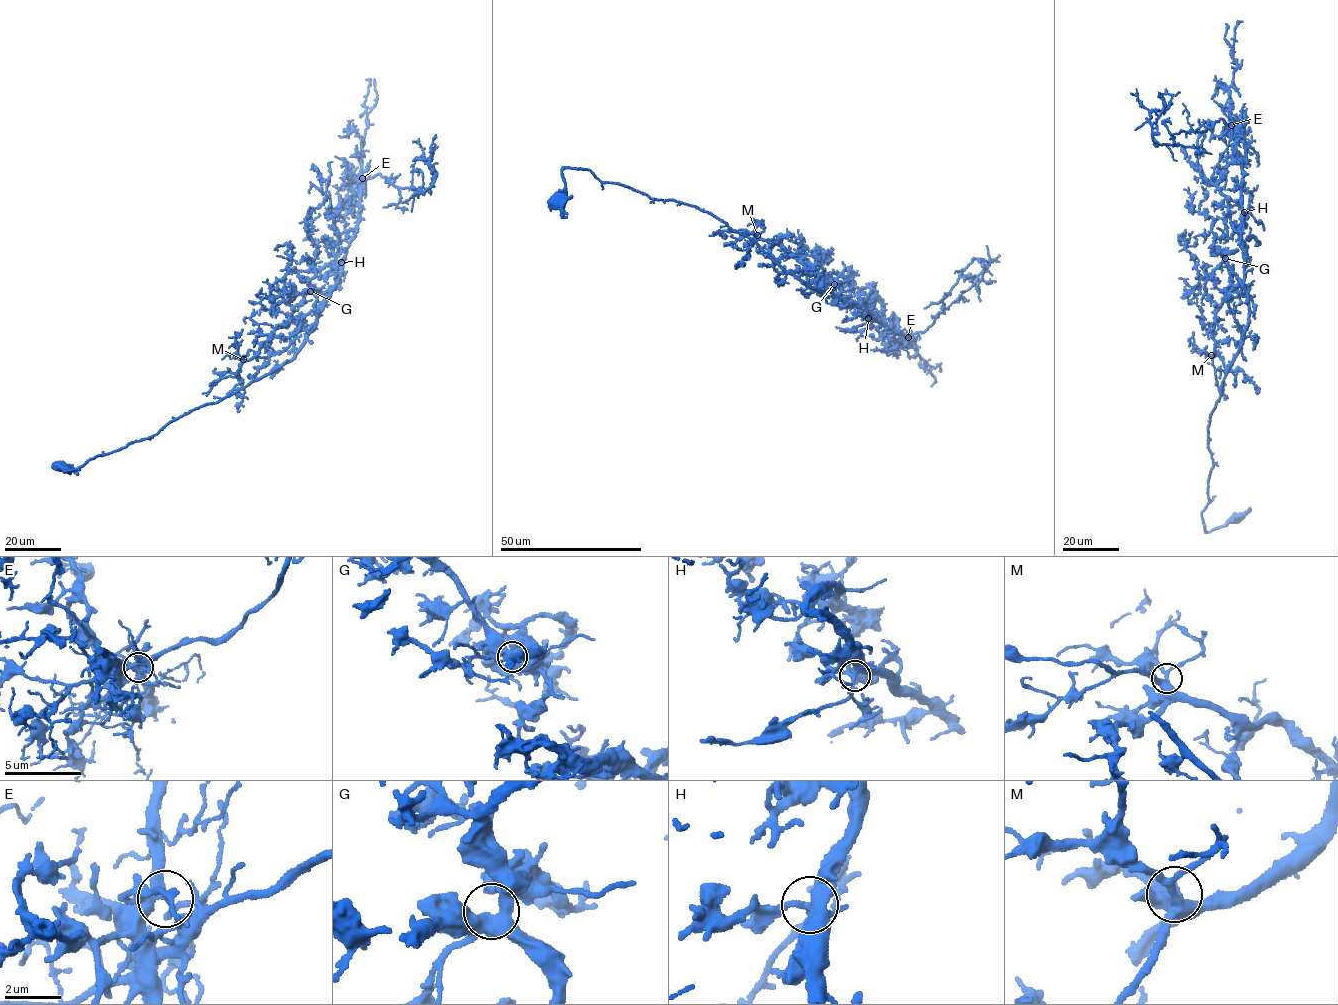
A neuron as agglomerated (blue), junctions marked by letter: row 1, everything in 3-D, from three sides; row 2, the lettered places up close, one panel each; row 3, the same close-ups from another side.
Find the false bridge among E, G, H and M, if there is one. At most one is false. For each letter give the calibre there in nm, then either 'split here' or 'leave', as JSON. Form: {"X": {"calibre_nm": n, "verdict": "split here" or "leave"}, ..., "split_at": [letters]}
{"E": {"calibre_nm": 300, "verdict": "split here"}, "G": {"calibre_nm": 480, "verdict": "leave"}, "H": {"calibre_nm": 300, "verdict": "leave"}, "M": {"calibre_nm": 280, "verdict": "leave"}, "split_at": ["E"]}

